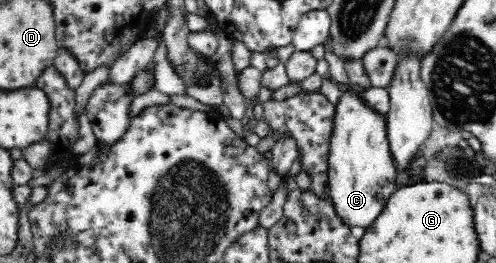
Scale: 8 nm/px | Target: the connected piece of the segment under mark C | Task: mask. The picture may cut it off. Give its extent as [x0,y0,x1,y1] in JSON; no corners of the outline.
[328,87,398,229]

